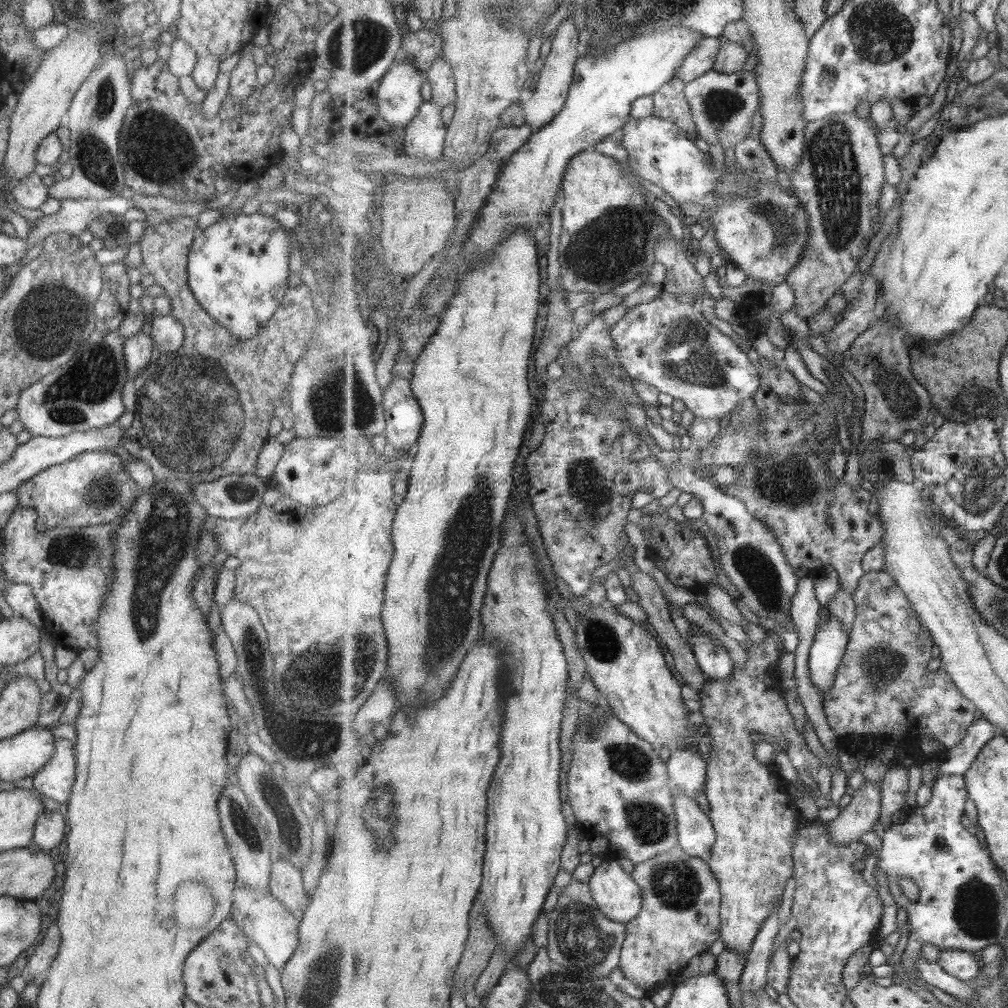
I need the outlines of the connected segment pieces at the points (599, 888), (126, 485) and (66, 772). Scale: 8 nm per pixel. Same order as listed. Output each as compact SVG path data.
M606 857L589 883L593 899L609 920L627 924L639 916L643 906L642 888L621 868L616 857Z
M85 451L79 453L62 464L49 466L31 476L25 482L21 482L13 492L17 496L17 505L33 508L36 512L34 527L43 532L53 527L87 527L99 524L107 524L117 521L135 503L135 499L141 495L139 486L131 480L127 469L123 466L120 456L107 451Z
M56 737L51 758L32 774L32 788L59 804L65 804L75 778L75 755L73 744Z

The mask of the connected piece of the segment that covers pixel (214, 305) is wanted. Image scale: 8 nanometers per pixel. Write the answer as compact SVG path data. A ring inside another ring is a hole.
M257 211L248 215L221 215L214 224L198 230L193 237L186 264L188 287L199 306L238 340L255 336L266 325L294 279L287 267L287 256L294 247L289 235L289 231L280 226L277 219Z

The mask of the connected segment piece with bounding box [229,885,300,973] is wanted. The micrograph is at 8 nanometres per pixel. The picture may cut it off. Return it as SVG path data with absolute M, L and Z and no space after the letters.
M237 885L232 892L232 906L230 919L239 926L241 933L248 941L253 941L261 948L268 964L281 972L285 962L291 958L292 952L298 942L297 928L299 917L291 914L279 900L275 900L270 894L255 892L251 887Z

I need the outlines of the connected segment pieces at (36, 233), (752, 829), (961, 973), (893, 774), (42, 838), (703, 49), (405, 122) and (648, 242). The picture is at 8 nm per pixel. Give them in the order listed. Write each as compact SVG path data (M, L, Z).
M112 196L109 198L62 198L59 199L59 208L50 215L43 215L36 223L33 232L30 232L26 236L26 250L31 250L33 243L38 244L40 240L52 233L65 232L71 236L78 236L83 231L87 231L89 223L97 218L102 212L110 212L111 214L123 215L123 213L128 209L132 208L132 202L130 198L123 198L122 196Z
M765 635L764 643L758 645L749 637L747 639L746 663L742 667L735 666L734 671L726 679L706 678L705 686L699 692L702 706L700 713L708 726L708 734L711 738L705 795L710 807L710 818L718 833L718 839L709 854L708 861L722 888L721 940L726 949L730 948L735 952L750 952L765 920L773 916L781 905L785 884L791 876L793 877L795 866L791 842L793 842L793 832L797 830L797 814L793 812L793 806L789 806L791 798L779 792L777 778L773 778L771 772L771 762L763 763L755 758L756 742L751 739L751 734L759 732L763 735L786 736L791 742L791 750L795 750L795 766L813 772L821 796L828 796L833 775L831 770L821 764L821 760L807 748L804 737L797 730L794 716L788 708L776 671L782 653L778 640L771 635Z
M945 949L940 951L937 963L952 976L971 982L981 973L982 966L973 951Z
M891 764L883 777L882 786L882 811L875 832L881 837L885 831L882 826L891 823L891 818L905 808L907 794L909 794L909 774L907 774L907 765L896 767Z
M49 809L39 811L35 819L31 842L43 851L57 846L65 834L65 820L58 810Z
M703 37L691 49L691 52L684 56L681 66L676 70L677 79L687 84L707 74L715 66L721 41L715 37Z
M404 54L388 68L379 90L371 94L383 118L399 131L405 130L425 102L421 84L425 75L413 64L404 62Z
M592 148L571 159L561 192L565 201L560 263L562 285L568 292L605 294L649 272L658 262L656 246L670 228L645 200L642 186L641 179L627 174L617 159Z

